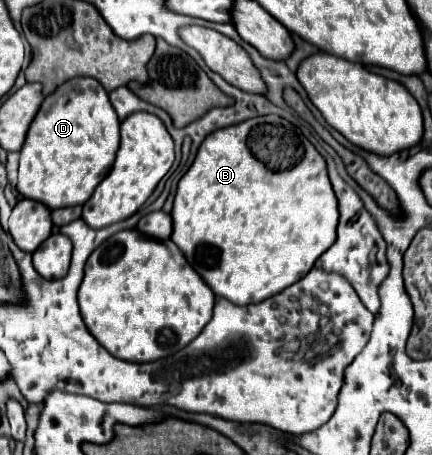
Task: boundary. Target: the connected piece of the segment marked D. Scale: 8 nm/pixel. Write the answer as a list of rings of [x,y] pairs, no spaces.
[[[71,78],[61,84],[53,96],[49,96],[41,112],[35,116],[19,158],[19,182],[17,190],[31,200],[43,202],[47,208],[79,206],[89,200],[97,184],[109,174],[115,152],[119,148],[119,118],[109,102],[105,88],[95,78]]]

